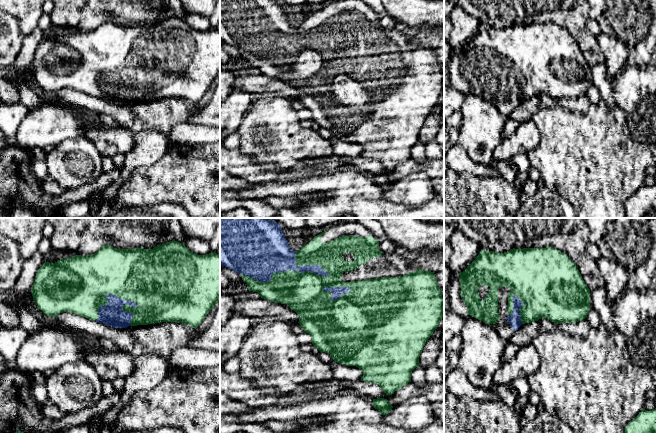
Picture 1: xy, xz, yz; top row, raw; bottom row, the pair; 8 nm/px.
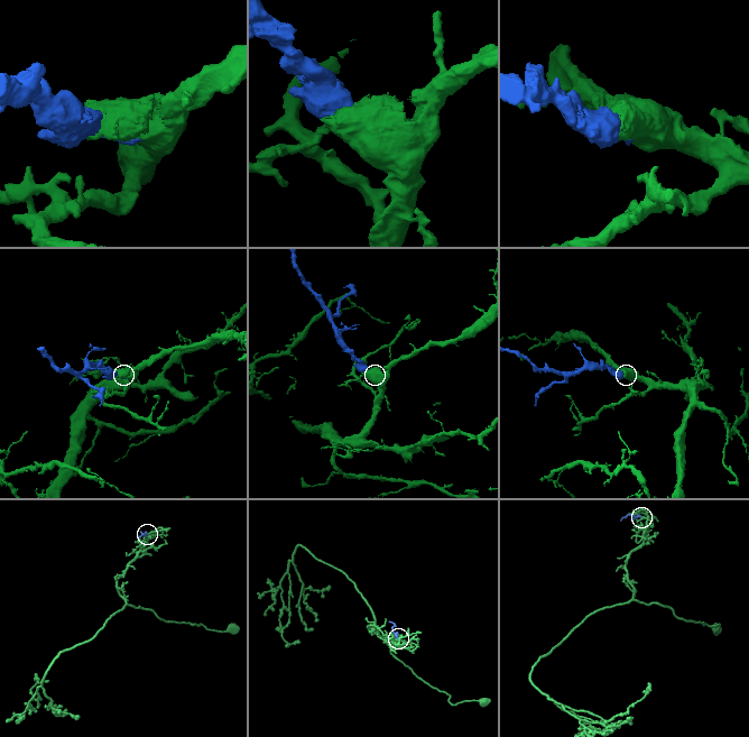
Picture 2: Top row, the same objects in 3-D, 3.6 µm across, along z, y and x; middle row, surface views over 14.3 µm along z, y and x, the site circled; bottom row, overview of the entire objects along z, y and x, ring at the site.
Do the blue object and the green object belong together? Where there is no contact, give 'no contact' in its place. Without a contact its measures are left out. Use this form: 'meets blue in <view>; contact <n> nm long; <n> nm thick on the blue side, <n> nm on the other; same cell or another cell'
meets blue in xz; contact 700 nm long; 440 nm thick on the blue side, 320 nm on the other; same cell

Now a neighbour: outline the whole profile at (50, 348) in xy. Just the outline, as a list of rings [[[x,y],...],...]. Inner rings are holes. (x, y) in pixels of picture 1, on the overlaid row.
[[[43,328],[29,334],[20,347],[17,367],[28,373],[54,371],[70,362],[84,360],[89,351],[101,350],[100,338],[74,328]]]

